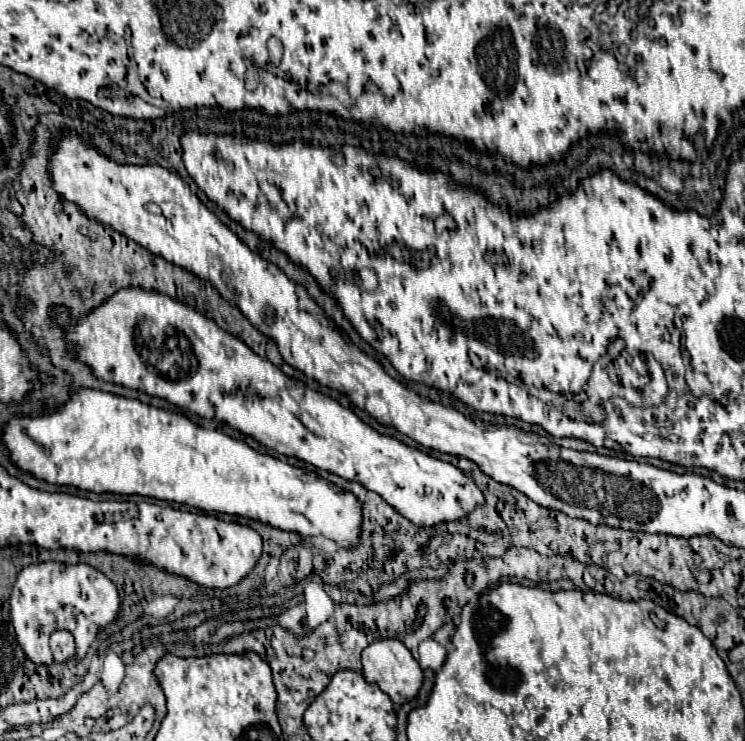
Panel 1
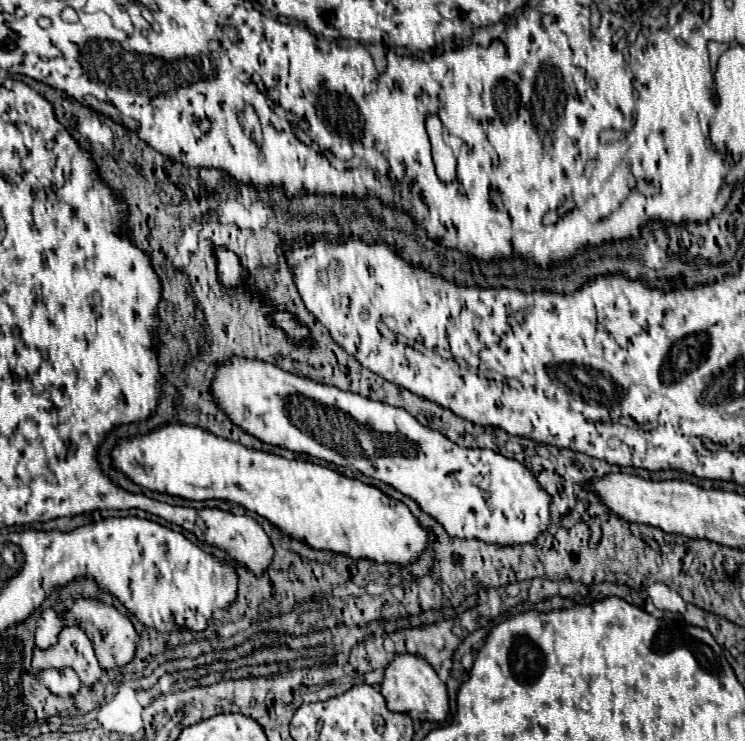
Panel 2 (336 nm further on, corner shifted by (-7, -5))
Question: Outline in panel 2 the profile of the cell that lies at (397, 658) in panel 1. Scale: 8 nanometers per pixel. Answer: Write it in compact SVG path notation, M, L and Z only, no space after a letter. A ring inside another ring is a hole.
M401 654L389 662L385 670L385 680L381 682L381 694L387 700L387 708L391 712L409 714L413 720L421 722L443 722L449 714L449 694L445 682L439 680L437 672L421 660L421 656Z

